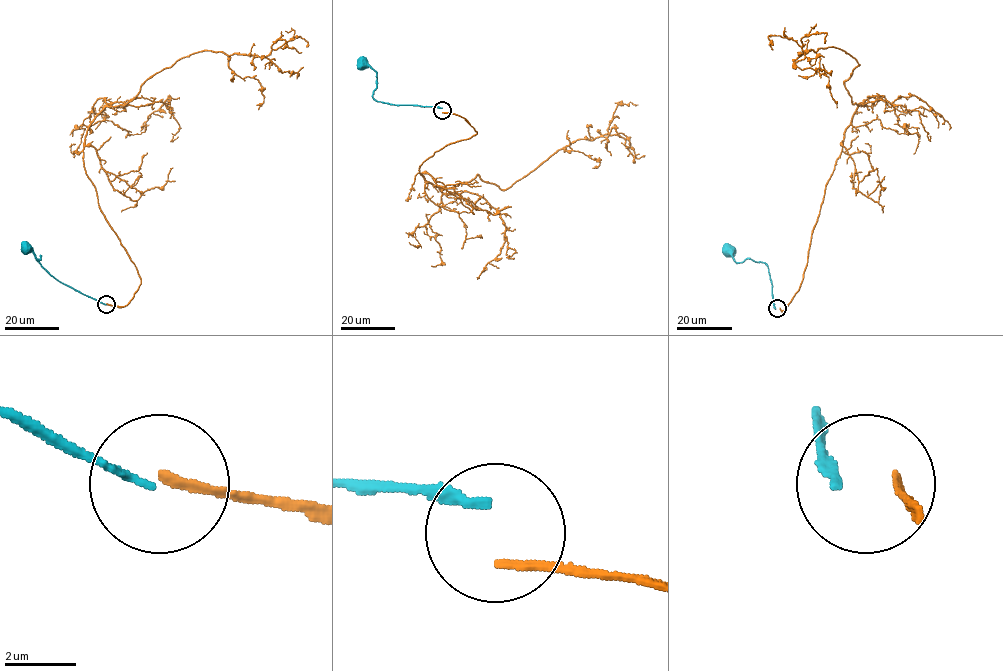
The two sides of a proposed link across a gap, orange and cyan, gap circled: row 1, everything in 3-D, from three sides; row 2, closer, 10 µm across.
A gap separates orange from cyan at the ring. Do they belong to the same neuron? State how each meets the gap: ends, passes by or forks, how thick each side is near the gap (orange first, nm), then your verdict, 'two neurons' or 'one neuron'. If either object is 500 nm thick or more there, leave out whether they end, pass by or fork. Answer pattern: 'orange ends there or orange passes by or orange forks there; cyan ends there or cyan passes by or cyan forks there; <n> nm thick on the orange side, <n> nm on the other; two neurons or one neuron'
orange ends there; cyan ends there; 240 nm thick on the orange side, 240 nm on the other; two neurons

